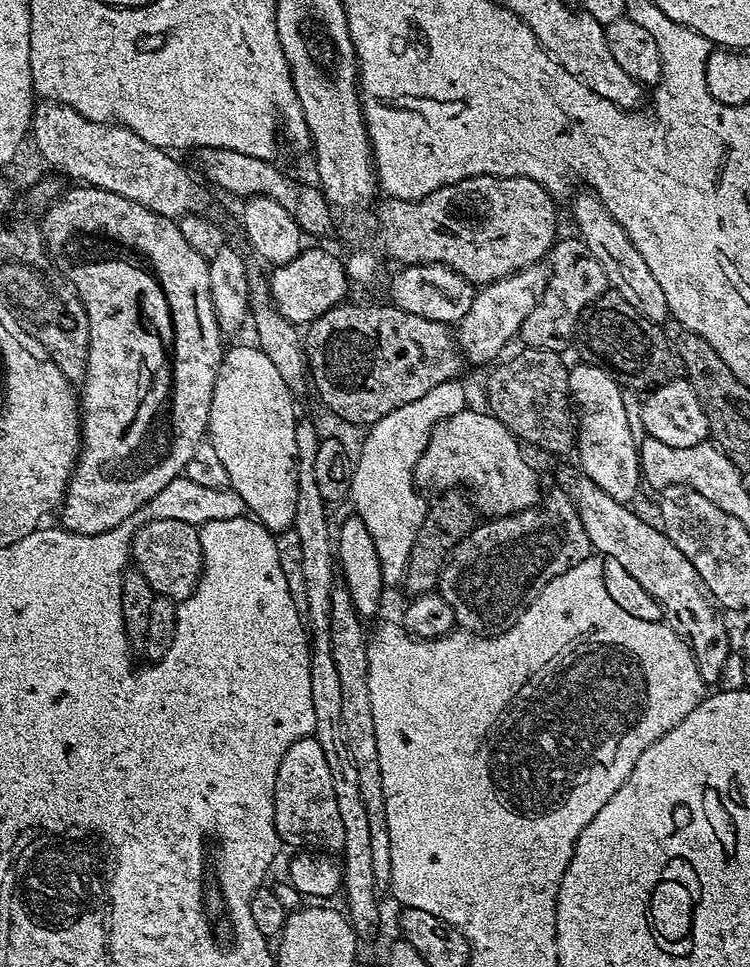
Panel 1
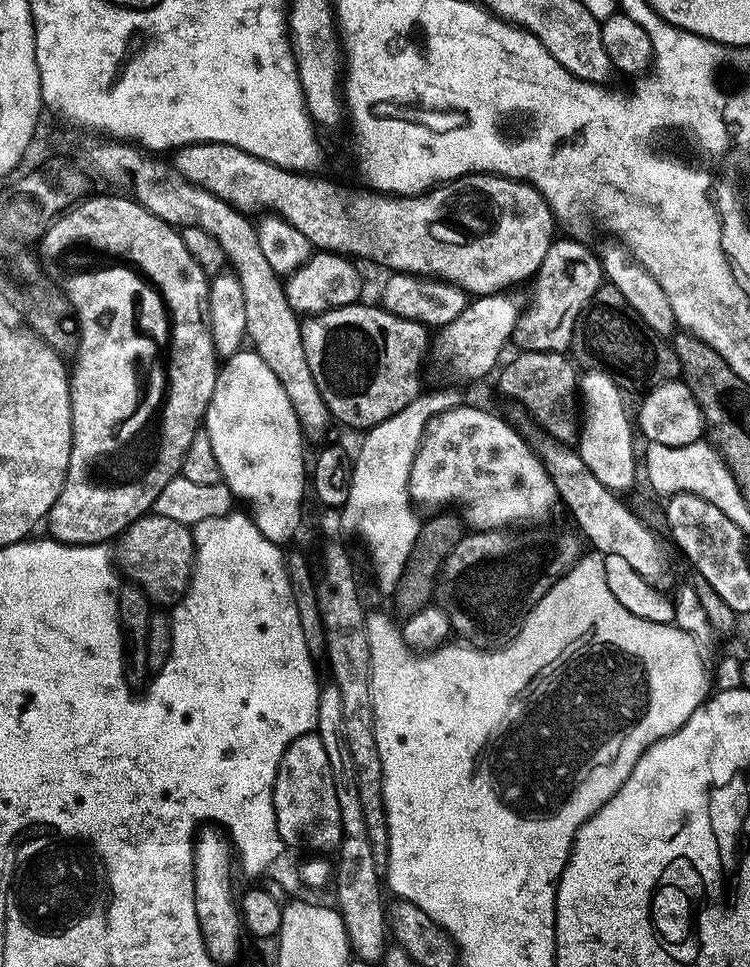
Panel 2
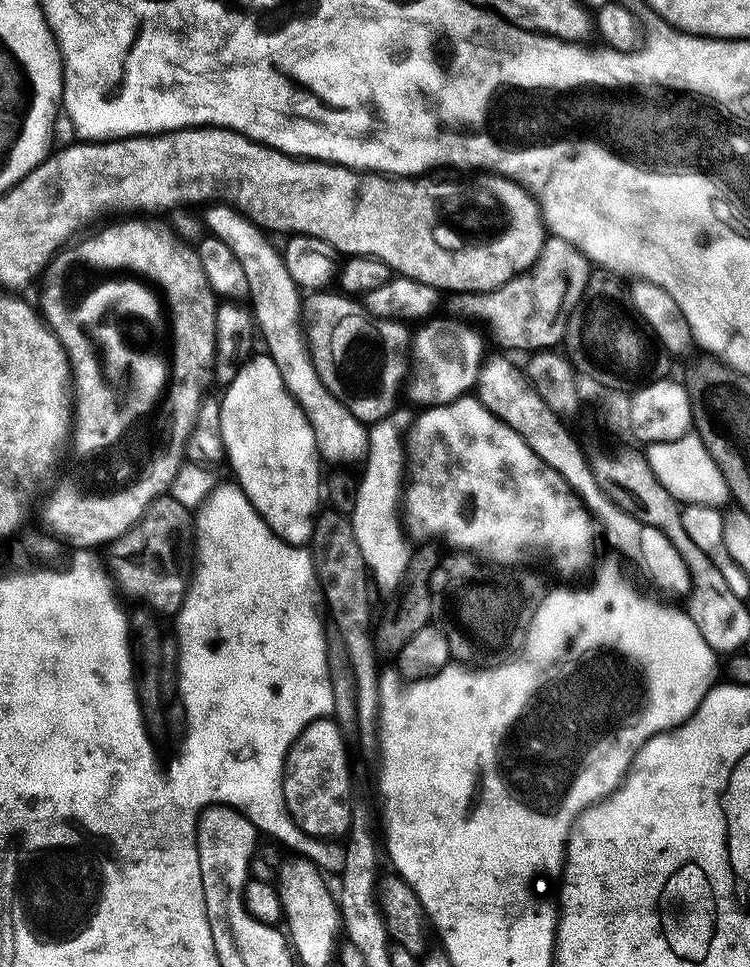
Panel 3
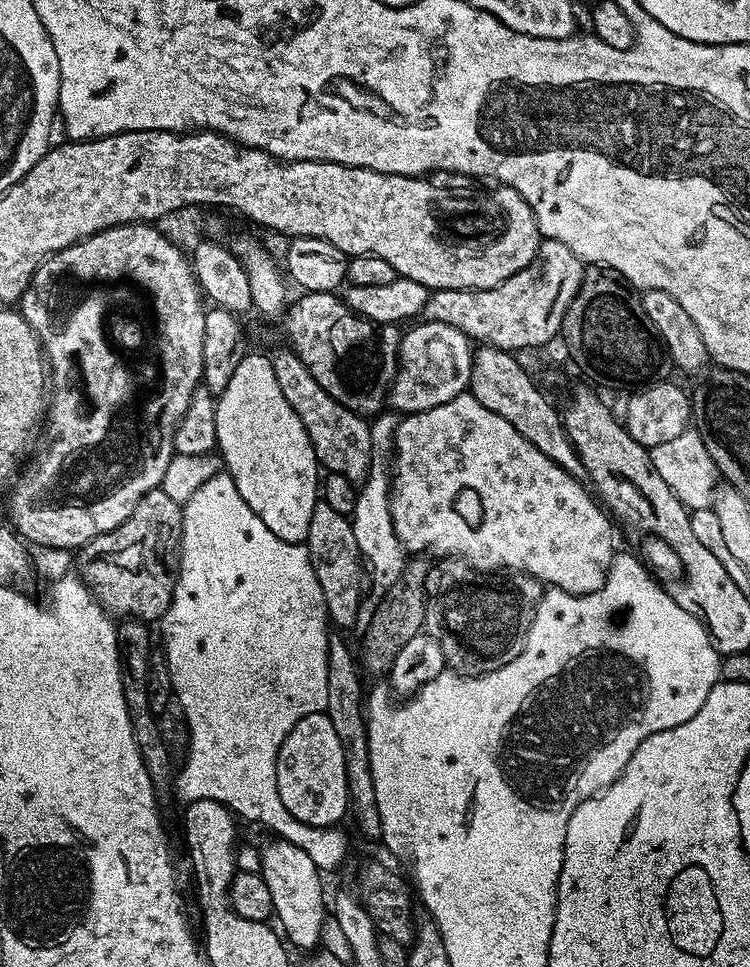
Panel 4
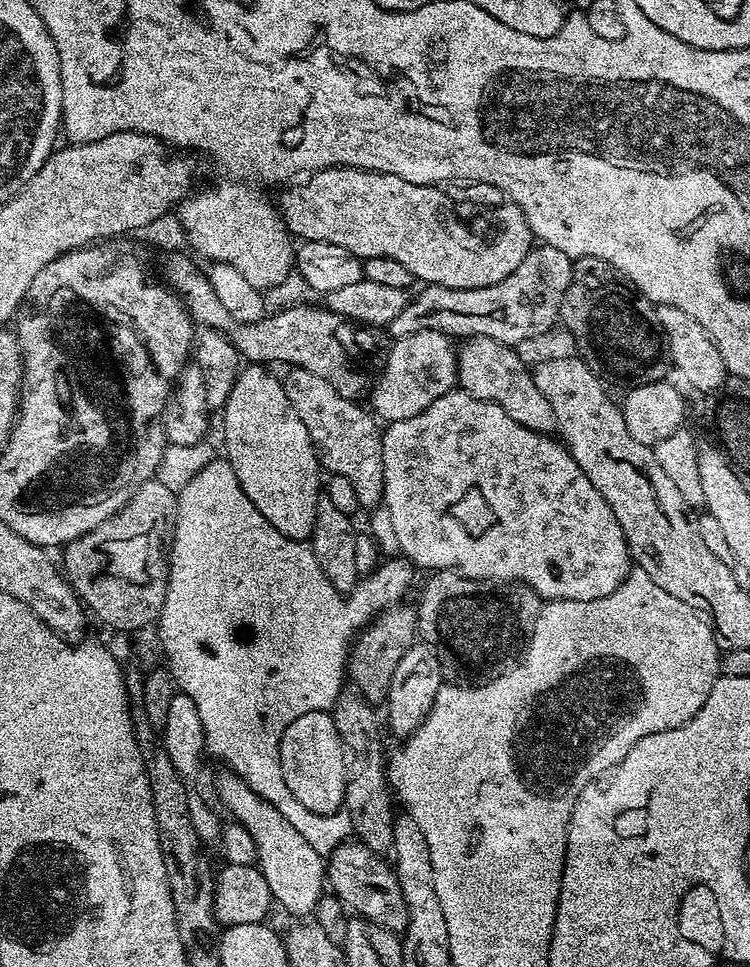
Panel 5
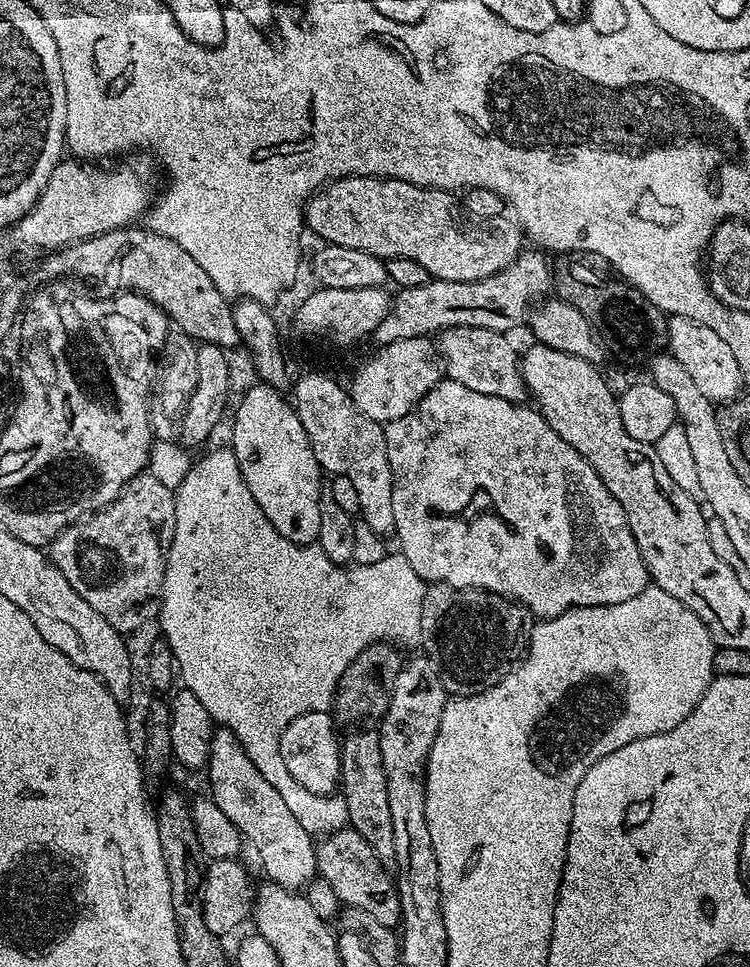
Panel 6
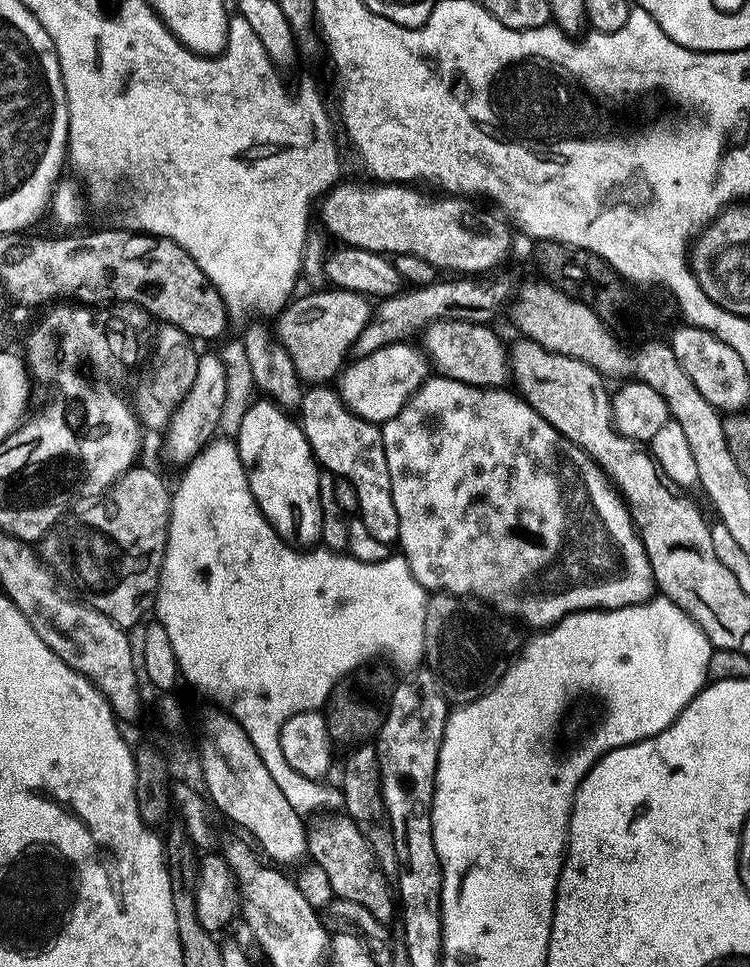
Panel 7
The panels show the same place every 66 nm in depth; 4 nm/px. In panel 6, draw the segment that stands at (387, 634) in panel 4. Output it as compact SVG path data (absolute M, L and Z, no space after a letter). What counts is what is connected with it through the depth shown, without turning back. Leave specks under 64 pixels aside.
M388 642L372 644L342 674L342 678L336 683L334 697L334 716L341 725L368 726L373 722L383 720L386 710L390 706L390 698L394 694L396 679L400 673L400 667L404 665L405 657L400 656L401 649Z

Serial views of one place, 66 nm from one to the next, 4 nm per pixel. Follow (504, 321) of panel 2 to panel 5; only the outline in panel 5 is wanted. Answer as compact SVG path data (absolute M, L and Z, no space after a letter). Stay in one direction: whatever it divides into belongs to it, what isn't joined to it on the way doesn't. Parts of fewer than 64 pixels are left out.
M422 330L418 334L410 334L406 338L396 340L393 345L393 348L386 352L386 359L375 377L370 393L371 411L384 422L414 418L414 414L422 414L426 406L453 391L458 384L458 348L453 337L438 330Z

